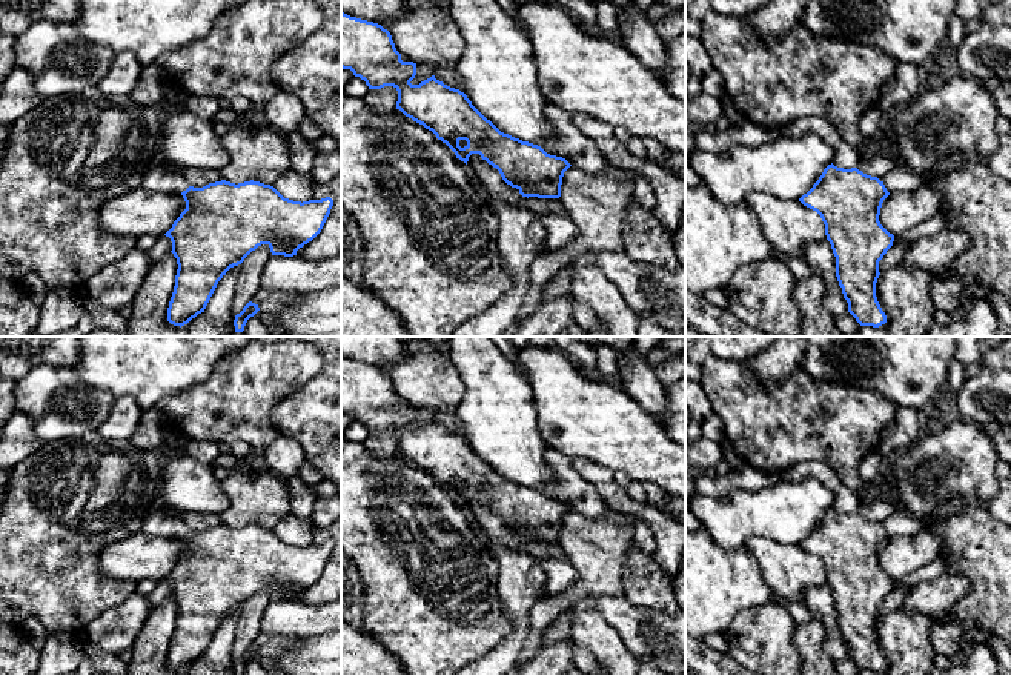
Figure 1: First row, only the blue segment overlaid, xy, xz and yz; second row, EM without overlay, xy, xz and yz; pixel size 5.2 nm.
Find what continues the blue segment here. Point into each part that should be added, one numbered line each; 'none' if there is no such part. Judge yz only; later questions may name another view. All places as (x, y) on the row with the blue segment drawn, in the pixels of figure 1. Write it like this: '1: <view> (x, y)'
1: yz (901, 179)

